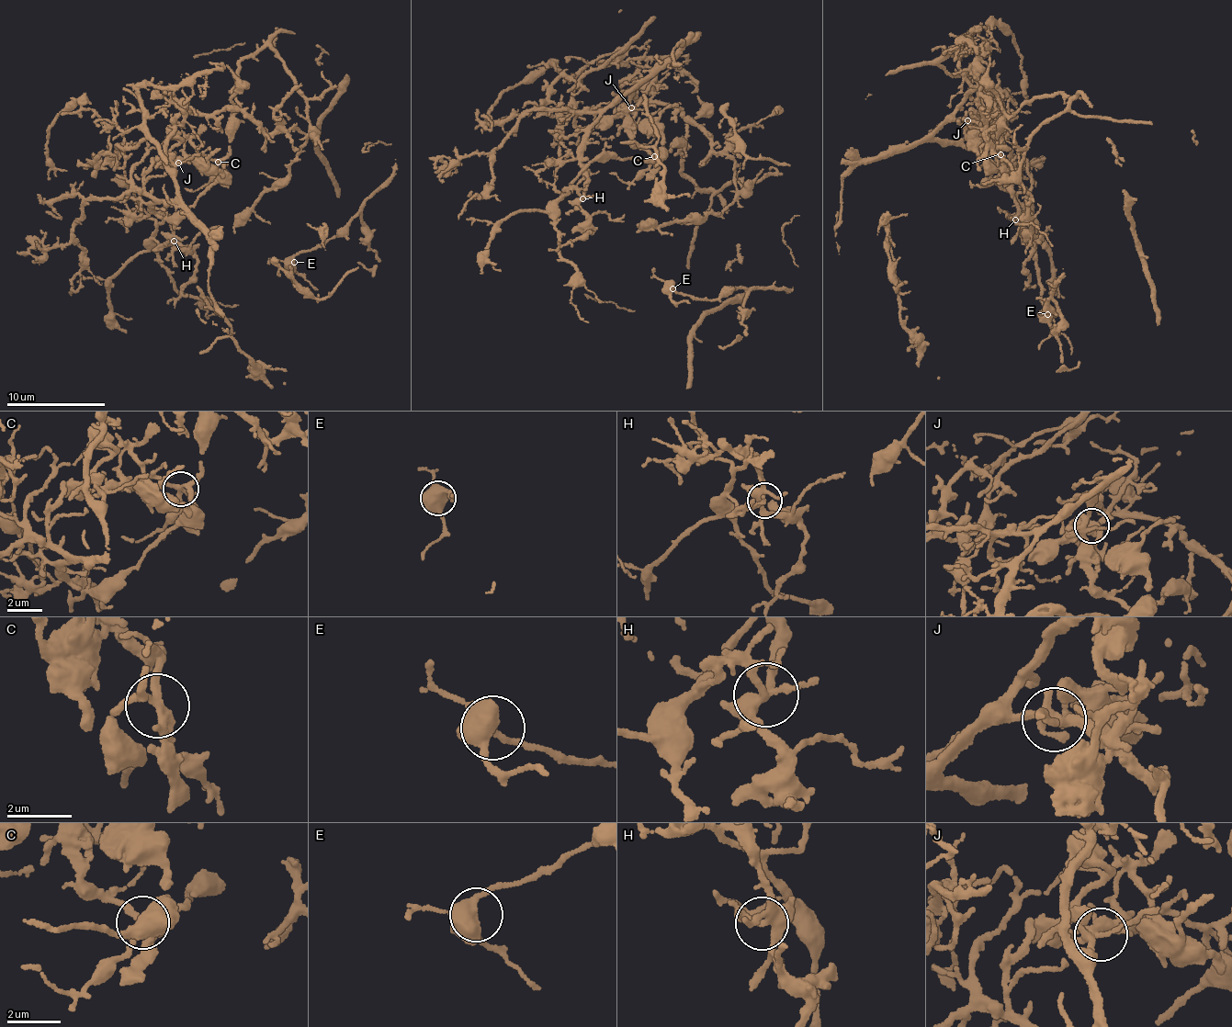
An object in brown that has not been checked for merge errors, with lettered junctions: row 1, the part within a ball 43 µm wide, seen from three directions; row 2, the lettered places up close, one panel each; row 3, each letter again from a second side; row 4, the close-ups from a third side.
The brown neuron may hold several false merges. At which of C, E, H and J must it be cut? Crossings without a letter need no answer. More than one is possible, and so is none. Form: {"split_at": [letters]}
{"split_at": ["C"]}

